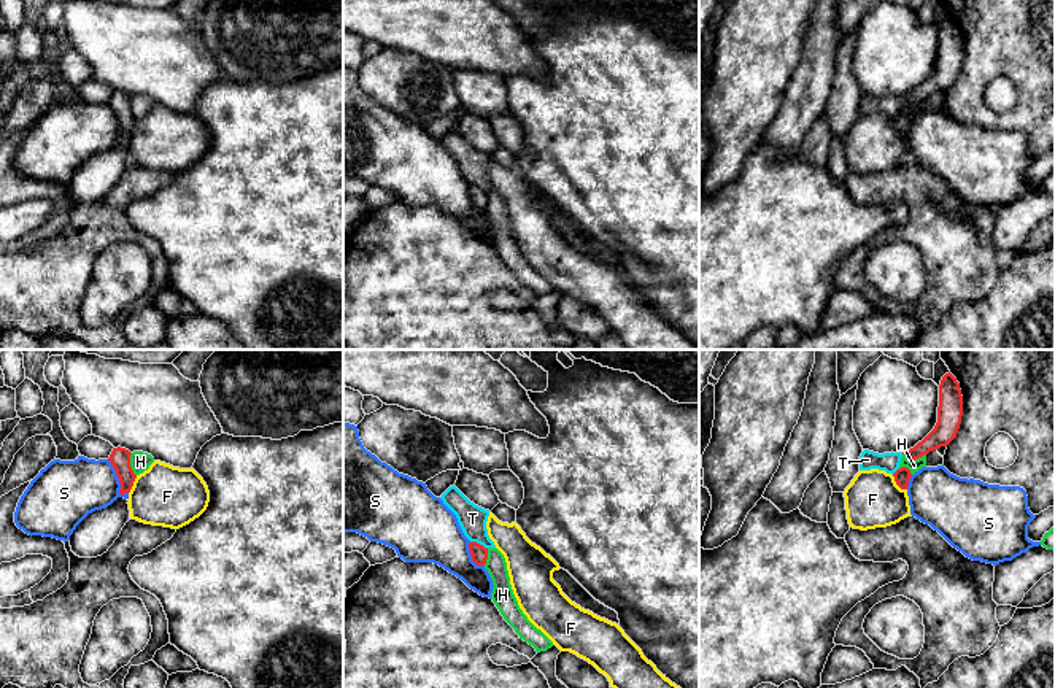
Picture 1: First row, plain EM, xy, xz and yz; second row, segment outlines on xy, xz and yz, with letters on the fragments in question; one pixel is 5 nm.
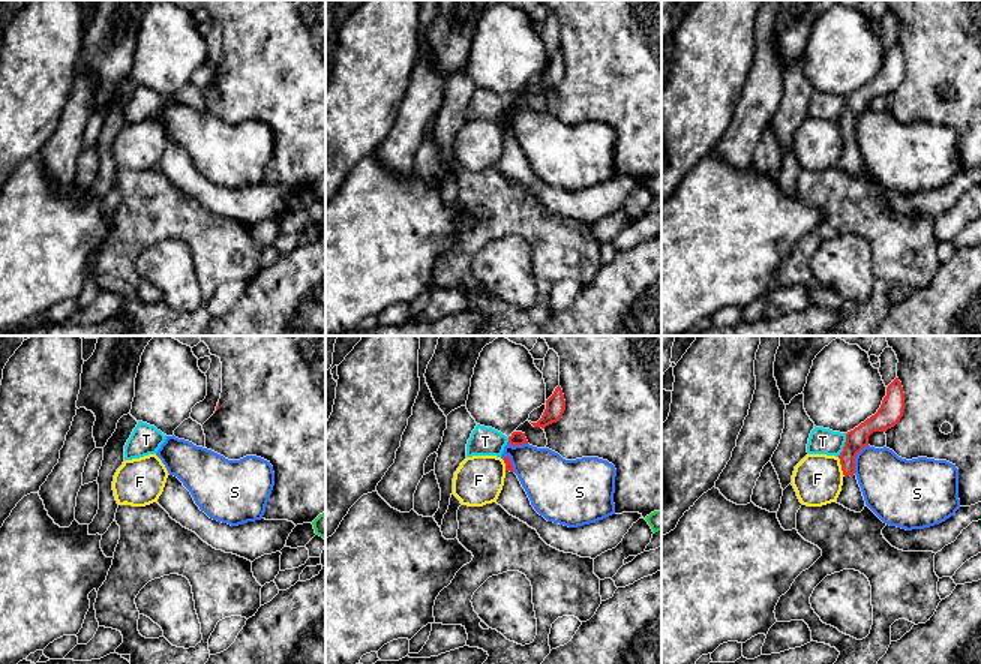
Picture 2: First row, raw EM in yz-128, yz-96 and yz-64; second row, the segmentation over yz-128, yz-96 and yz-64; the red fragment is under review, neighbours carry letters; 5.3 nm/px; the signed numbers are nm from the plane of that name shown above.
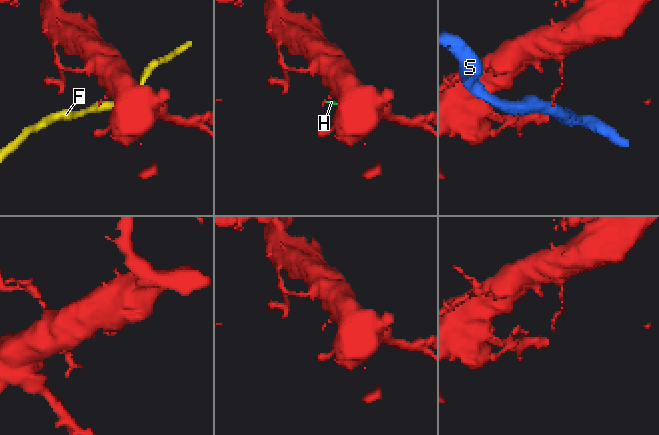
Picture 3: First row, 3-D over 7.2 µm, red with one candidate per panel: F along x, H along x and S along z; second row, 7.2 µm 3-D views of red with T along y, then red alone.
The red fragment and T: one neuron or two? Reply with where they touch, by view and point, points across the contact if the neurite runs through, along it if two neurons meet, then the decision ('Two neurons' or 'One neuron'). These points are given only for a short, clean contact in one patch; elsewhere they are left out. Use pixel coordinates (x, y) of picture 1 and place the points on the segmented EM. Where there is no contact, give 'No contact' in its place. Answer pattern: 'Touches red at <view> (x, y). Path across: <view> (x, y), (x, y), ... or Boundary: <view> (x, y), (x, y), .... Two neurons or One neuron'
Touches red at xz (480, 545). Boundary: xz (471, 541), (488, 548). Two neurons

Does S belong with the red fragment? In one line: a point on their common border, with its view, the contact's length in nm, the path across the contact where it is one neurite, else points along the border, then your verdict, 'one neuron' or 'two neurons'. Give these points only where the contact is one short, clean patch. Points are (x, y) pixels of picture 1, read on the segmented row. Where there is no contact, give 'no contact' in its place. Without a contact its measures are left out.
xy (118, 477) | 200 nm | along xy (107, 459), (115, 471), (123, 496) | two neurons

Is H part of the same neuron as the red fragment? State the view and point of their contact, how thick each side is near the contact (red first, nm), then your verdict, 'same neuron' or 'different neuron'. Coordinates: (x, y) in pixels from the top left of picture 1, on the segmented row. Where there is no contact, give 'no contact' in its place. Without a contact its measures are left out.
yz (914, 459) | 120/60 nm | different neuron

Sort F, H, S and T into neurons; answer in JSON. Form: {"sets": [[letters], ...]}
{"sets": [["F"], ["H", "T"], ["S"]]}

